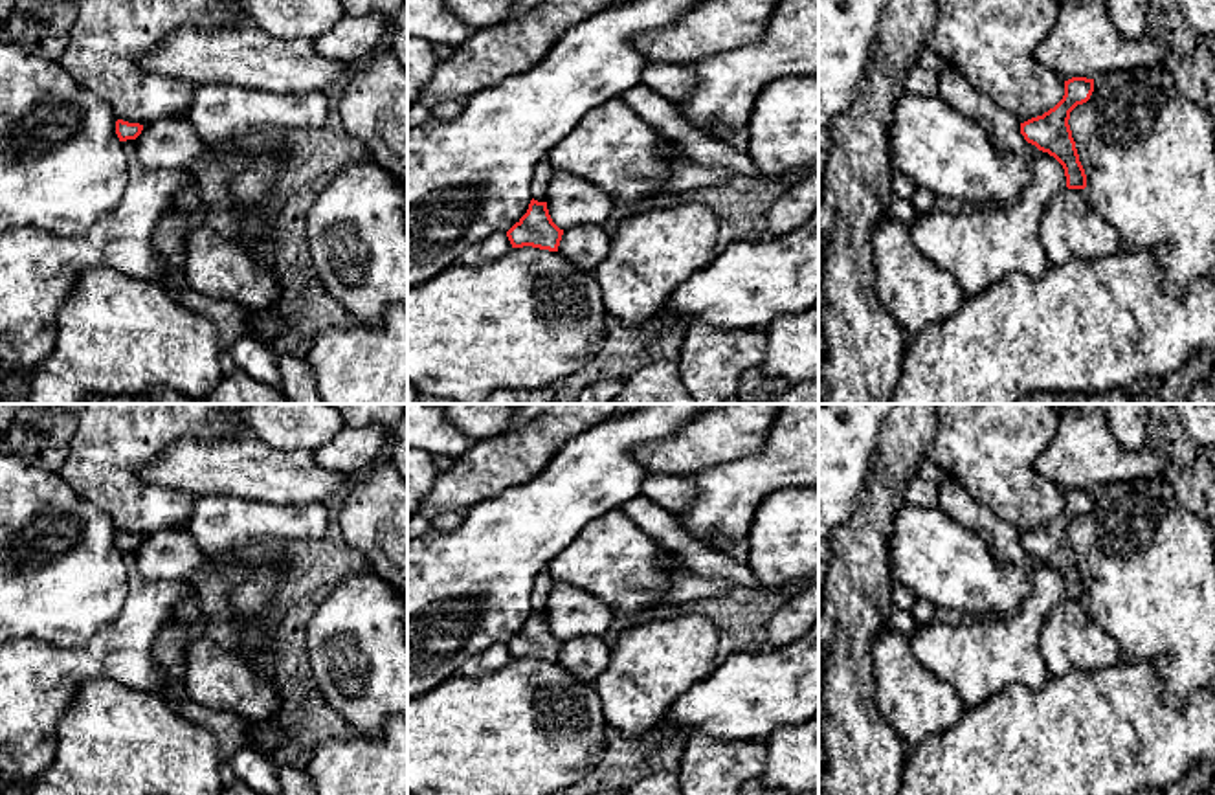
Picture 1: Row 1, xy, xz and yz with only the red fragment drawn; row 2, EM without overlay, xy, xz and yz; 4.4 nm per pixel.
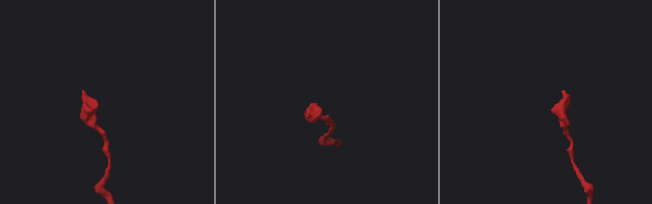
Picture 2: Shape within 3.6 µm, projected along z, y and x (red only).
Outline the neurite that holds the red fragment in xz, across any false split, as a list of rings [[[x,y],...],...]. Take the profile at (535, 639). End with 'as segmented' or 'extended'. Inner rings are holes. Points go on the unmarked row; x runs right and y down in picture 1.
[[[530,611],[527,624],[507,643],[512,659],[532,657],[558,663],[563,641],[560,641],[547,621],[547,613]]] | as segmented

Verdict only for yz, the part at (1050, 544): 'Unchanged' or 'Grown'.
Unchanged

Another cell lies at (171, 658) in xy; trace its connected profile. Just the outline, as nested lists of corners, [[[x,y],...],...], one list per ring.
[[[189,597],[182,608],[180,617],[169,624],[156,641],[156,659],[167,676],[163,689],[165,698],[184,700],[185,698],[185,670],[187,661],[184,655],[184,644],[187,641],[185,624],[200,613],[196,597]]]

